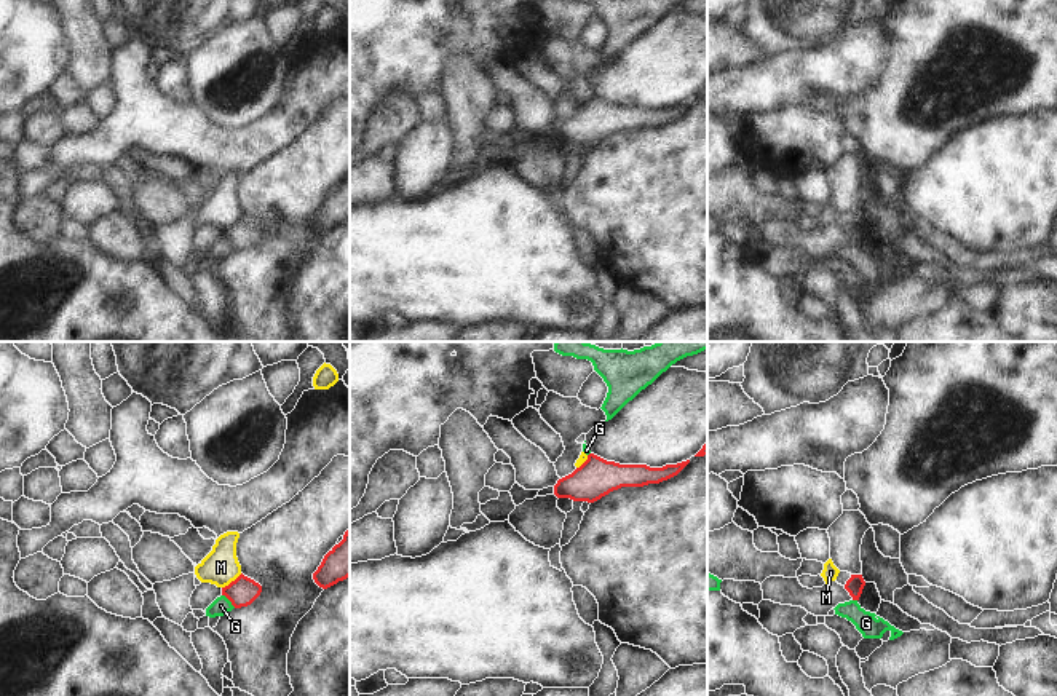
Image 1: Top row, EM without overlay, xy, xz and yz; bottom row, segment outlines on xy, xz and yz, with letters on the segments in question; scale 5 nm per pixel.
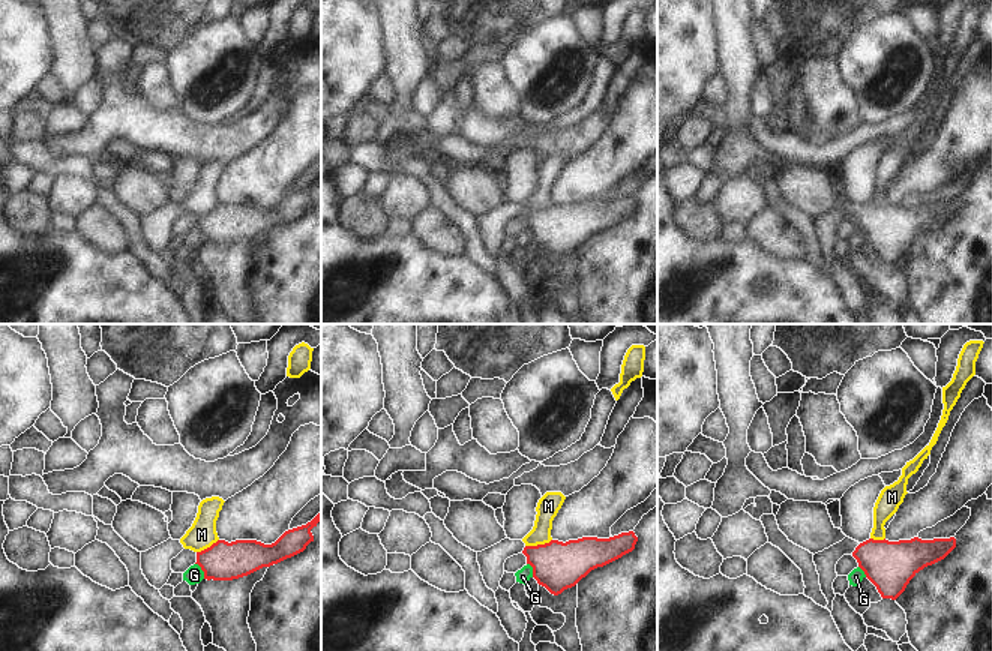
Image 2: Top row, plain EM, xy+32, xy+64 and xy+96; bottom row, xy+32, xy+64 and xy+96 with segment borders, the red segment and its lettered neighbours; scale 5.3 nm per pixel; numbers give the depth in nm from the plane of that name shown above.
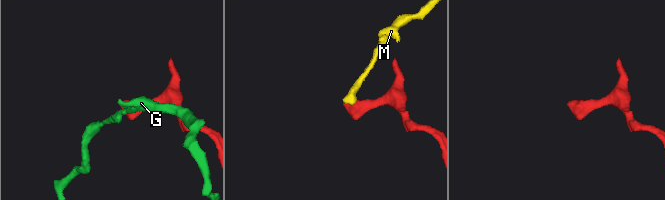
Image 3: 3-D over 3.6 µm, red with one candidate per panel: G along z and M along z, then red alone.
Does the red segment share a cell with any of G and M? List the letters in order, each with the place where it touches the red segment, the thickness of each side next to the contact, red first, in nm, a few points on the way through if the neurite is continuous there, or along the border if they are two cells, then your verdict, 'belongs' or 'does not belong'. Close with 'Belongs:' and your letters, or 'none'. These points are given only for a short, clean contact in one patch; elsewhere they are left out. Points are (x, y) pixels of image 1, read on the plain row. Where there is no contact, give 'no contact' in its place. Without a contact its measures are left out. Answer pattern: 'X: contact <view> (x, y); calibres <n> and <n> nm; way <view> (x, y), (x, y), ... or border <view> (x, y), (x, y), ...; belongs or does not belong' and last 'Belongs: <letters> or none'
G: contact xy (229, 241); calibres 150 and 90 nm; border xy (222, 237), (235, 249); does not belong
M: contact xy (232, 224); calibres 150 and 180 nm; border xy (241, 216), (222, 230); does not belong
Belongs: none

